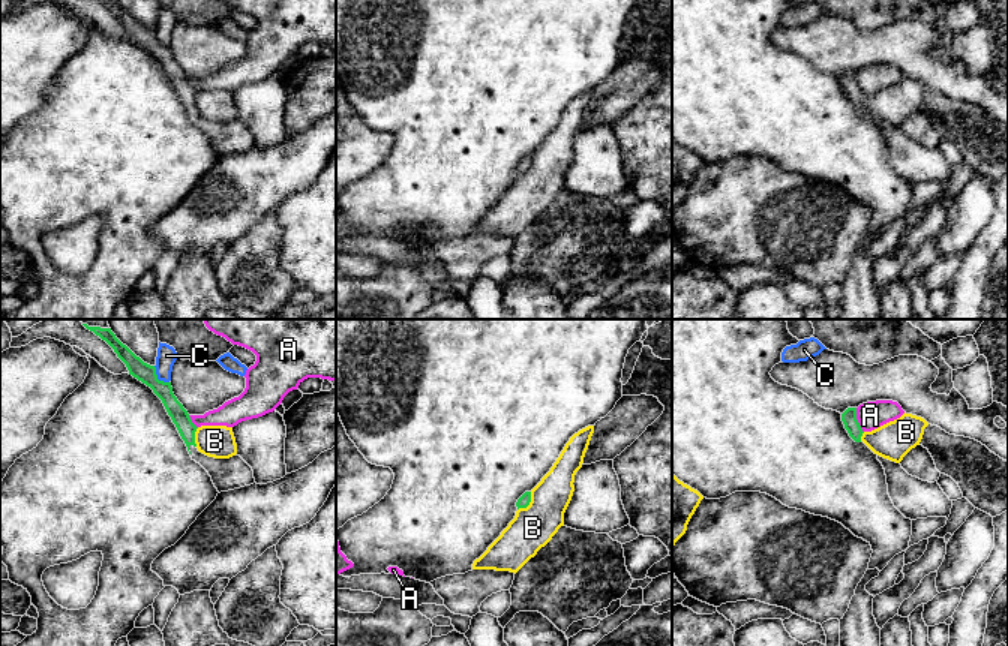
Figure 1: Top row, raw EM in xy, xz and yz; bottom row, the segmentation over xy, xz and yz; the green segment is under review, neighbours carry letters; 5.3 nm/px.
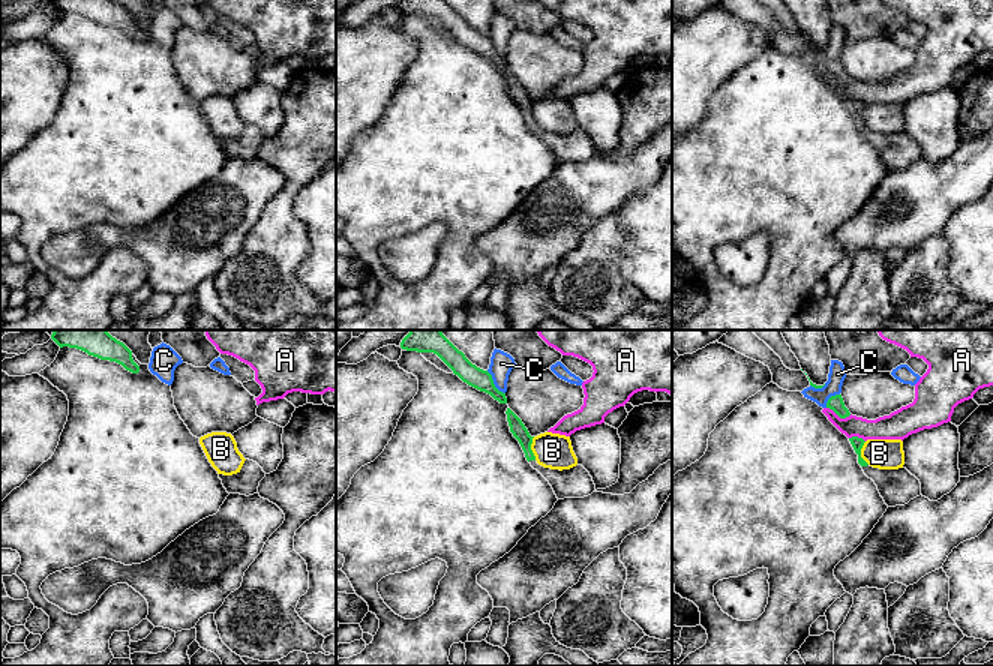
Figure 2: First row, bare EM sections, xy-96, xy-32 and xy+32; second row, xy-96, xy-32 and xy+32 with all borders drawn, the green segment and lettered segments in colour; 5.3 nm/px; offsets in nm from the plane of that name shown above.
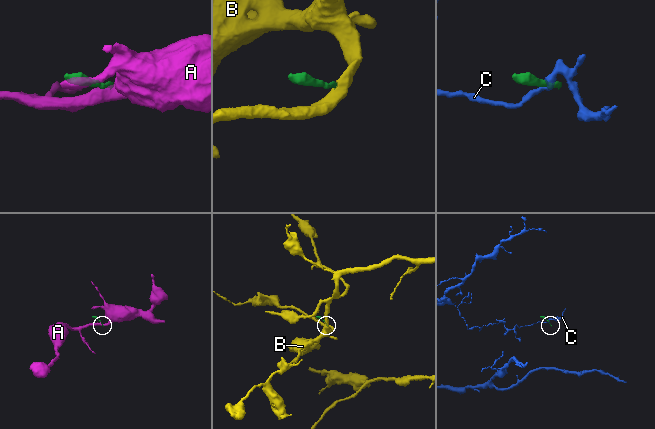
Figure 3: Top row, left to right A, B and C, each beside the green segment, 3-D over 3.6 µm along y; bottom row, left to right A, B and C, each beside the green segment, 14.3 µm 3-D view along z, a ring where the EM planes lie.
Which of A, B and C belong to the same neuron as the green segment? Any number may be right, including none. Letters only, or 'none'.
none

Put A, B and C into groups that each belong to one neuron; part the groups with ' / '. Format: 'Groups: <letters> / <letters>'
Groups: A / B / C

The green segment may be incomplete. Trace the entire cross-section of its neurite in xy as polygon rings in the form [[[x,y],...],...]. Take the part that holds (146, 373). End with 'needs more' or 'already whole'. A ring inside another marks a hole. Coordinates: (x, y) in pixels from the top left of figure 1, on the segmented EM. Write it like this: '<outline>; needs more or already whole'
[[[87,324],[82,325],[105,340],[114,349],[117,357],[126,364],[129,375],[150,387],[162,400],[168,415],[184,441],[192,460],[200,463],[208,472],[219,493],[255,483],[252,468],[240,456],[236,454],[230,459],[214,459],[198,451],[195,444],[195,432],[198,427],[192,423],[188,411],[174,396],[171,382],[158,379],[154,366],[150,366],[136,357],[116,337],[111,328],[88,327]]]; needs more

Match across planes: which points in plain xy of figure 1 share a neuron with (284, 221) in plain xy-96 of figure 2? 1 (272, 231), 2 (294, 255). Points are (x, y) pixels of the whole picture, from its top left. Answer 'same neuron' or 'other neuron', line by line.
1: same neuron
2: other neuron

